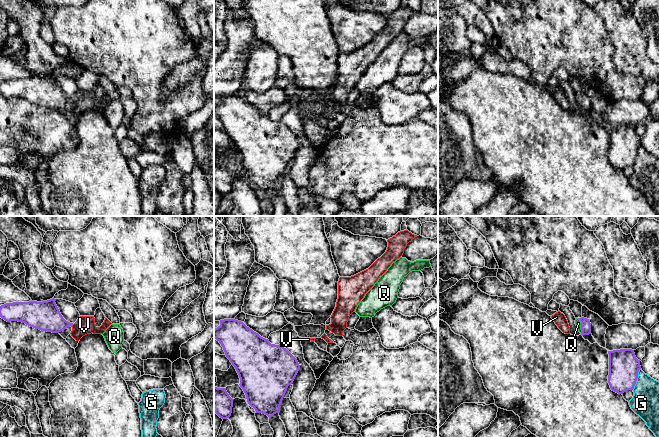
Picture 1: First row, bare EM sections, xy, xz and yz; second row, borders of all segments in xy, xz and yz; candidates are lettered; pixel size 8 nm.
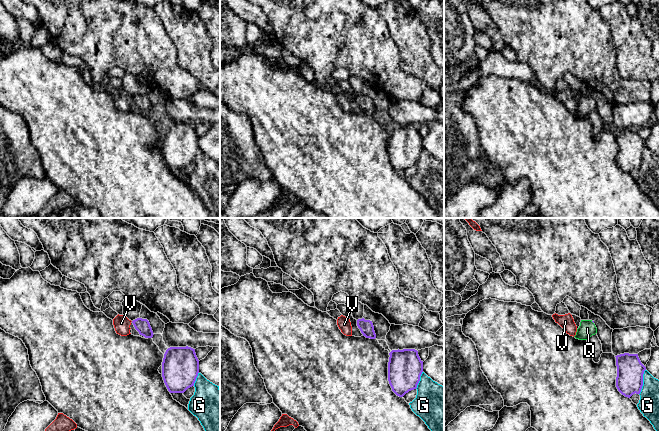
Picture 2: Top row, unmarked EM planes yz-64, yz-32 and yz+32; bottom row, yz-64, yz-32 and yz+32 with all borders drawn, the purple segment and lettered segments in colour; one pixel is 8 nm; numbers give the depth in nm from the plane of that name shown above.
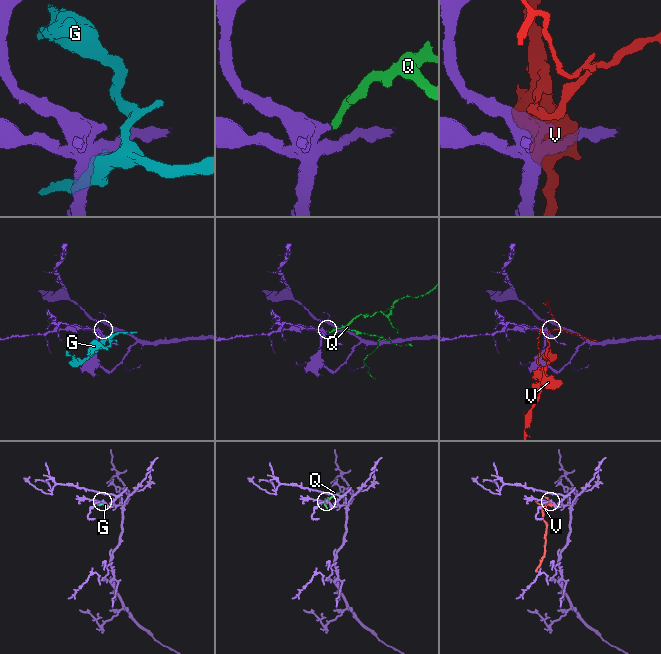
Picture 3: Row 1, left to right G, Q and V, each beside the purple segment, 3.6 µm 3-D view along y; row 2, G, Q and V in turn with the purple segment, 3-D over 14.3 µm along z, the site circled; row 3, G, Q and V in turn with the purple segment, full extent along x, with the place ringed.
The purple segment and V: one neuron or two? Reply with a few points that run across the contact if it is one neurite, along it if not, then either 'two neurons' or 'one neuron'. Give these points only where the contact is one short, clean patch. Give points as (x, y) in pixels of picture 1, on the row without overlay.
xy (73, 100), (71, 102) | two neurons

